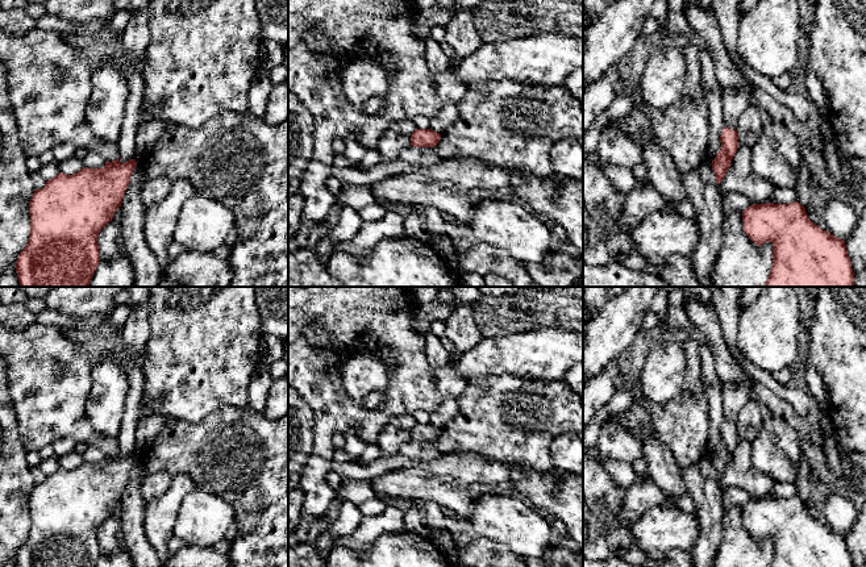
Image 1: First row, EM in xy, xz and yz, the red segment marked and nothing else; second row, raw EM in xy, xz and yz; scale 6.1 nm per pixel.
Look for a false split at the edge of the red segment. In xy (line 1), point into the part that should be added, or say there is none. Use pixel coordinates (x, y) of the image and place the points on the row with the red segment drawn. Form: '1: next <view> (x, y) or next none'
1: next none

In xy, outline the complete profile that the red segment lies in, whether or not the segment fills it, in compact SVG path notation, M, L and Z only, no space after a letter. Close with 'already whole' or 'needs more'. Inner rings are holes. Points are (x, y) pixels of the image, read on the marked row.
M117 157L116 160L105 162L105 166L103 168L83 167L82 170L79 170L76 174L72 175L59 172L53 179L47 180L43 188L34 191L29 201L29 216L30 216L29 241L24 247L24 250L18 254L14 266L20 282L20 287L88 287L89 285L89 282L100 262L100 253L97 245L99 233L108 222L112 221L115 212L121 207L124 195L130 183L132 172L134 171L136 166L137 166L136 159L130 159L125 163L120 163Z; already whole

